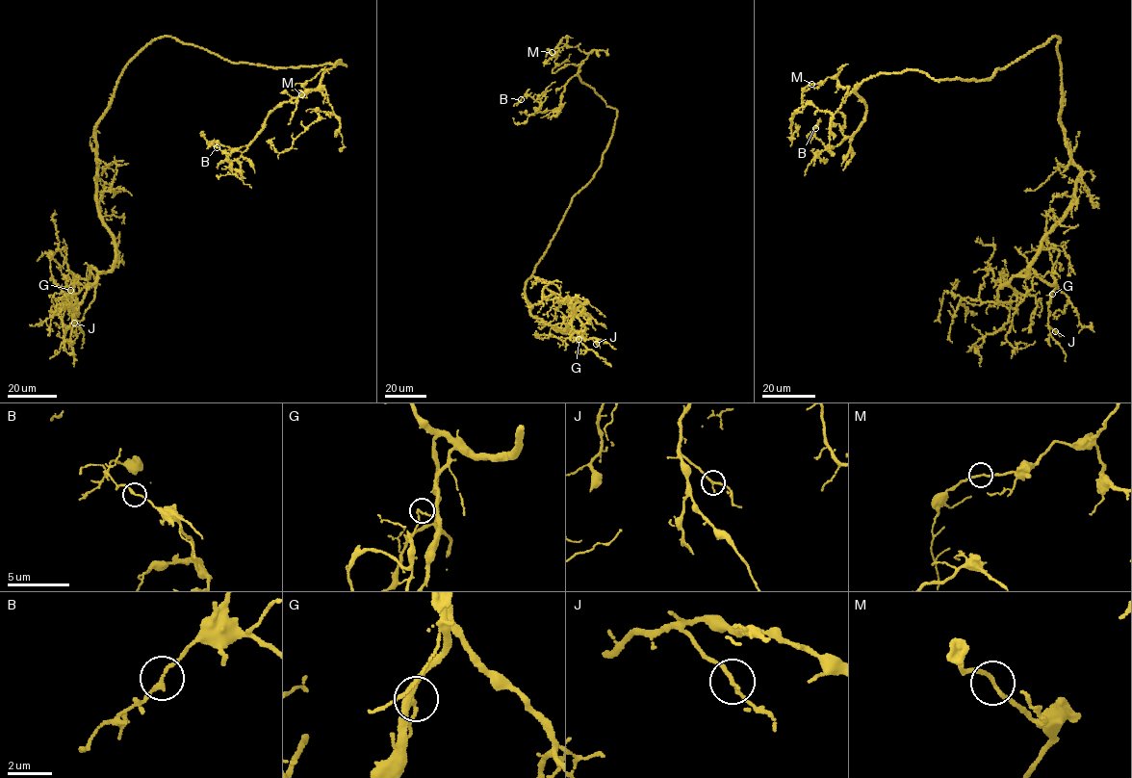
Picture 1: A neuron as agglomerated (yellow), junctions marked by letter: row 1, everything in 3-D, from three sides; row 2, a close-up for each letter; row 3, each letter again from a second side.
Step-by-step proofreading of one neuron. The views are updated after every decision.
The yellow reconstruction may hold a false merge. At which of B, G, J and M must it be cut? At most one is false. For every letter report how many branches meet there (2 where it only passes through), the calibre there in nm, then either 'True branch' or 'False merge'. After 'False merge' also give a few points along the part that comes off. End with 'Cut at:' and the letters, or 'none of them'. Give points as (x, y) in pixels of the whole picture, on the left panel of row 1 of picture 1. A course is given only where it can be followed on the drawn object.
B: Branches: 2. Thickness 180 nm. True branch
G: Branches: 2. Thickness 130 nm. True branch
J: Branches: 2. Thickness 160 nm. True branch
M: Branches: 2. Thickness 150 nm. True branch
Cut at: none of them

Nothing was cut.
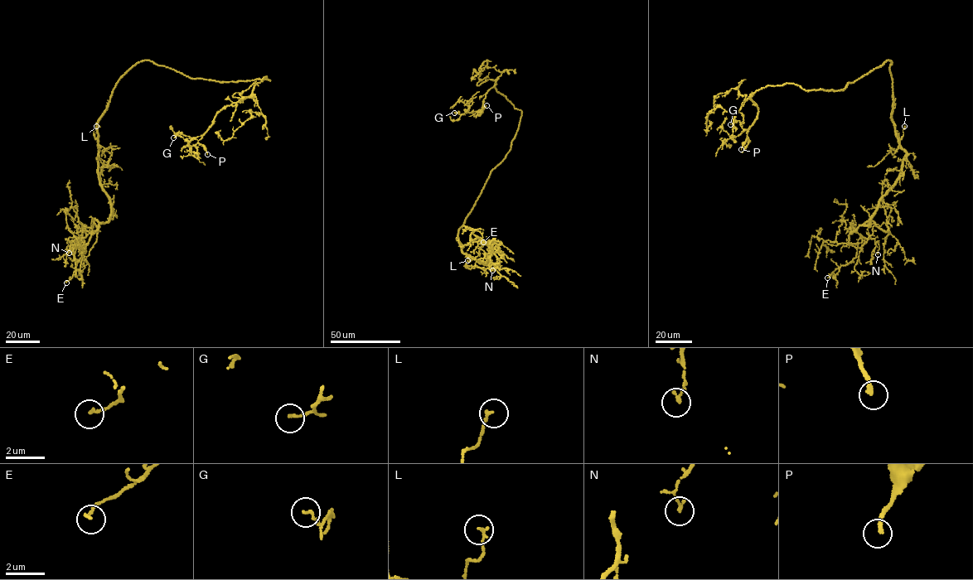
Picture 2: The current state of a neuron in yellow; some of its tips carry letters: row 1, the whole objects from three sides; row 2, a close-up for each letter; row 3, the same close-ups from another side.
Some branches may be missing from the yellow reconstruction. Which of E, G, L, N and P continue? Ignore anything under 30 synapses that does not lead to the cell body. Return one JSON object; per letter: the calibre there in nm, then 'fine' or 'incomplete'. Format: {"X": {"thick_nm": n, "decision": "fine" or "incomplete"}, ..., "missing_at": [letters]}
{"E": {"thick_nm": 140, "decision": "fine"}, "G": {"thick_nm": 120, "decision": "fine"}, "L": {"thick_nm": 150, "decision": "fine"}, "N": {"thick_nm": 160, "decision": "fine"}, "P": {"thick_nm": 220, "decision": "incomplete"}, "missing_at": ["P"]}

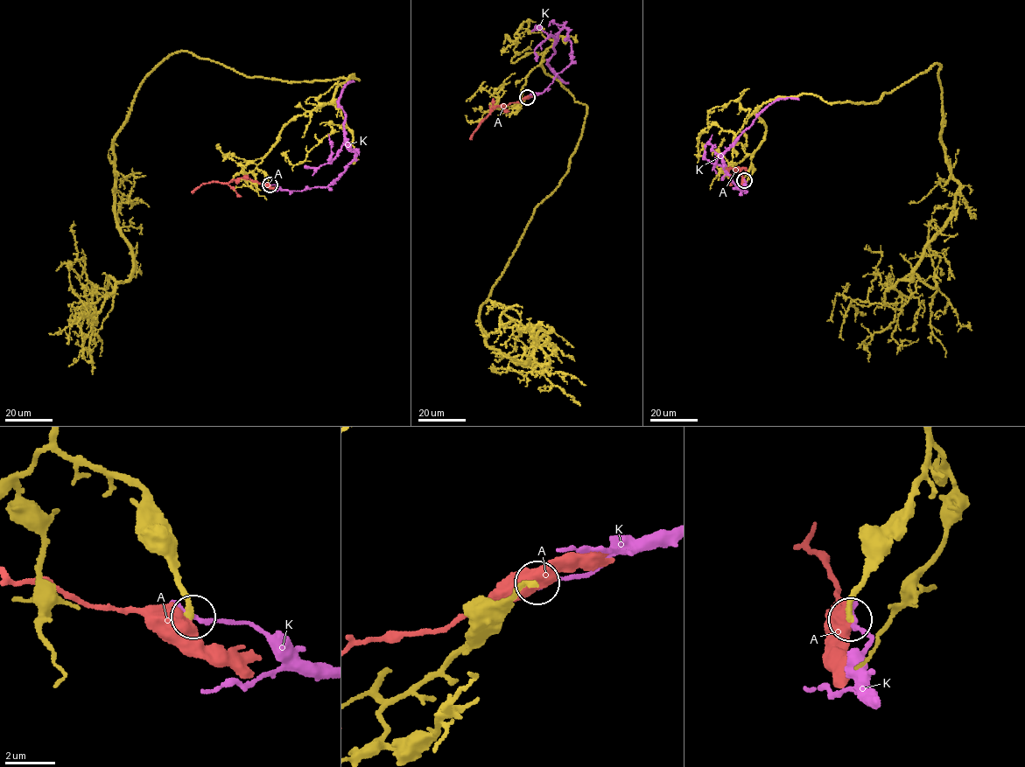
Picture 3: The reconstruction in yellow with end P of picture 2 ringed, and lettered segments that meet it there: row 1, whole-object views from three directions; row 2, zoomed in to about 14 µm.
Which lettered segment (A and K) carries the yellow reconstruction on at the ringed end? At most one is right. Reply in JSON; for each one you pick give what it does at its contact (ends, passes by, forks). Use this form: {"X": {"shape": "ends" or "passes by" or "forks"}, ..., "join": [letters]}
{"join": []}

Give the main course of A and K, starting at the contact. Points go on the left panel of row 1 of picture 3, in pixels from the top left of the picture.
A: (270, 184), (242, 177), (227, 183), (204, 183), (192, 193)
K: (270, 184), (302, 191), (327, 186), (345, 170), (354, 153), (344, 141), (338, 101), (354, 81)

